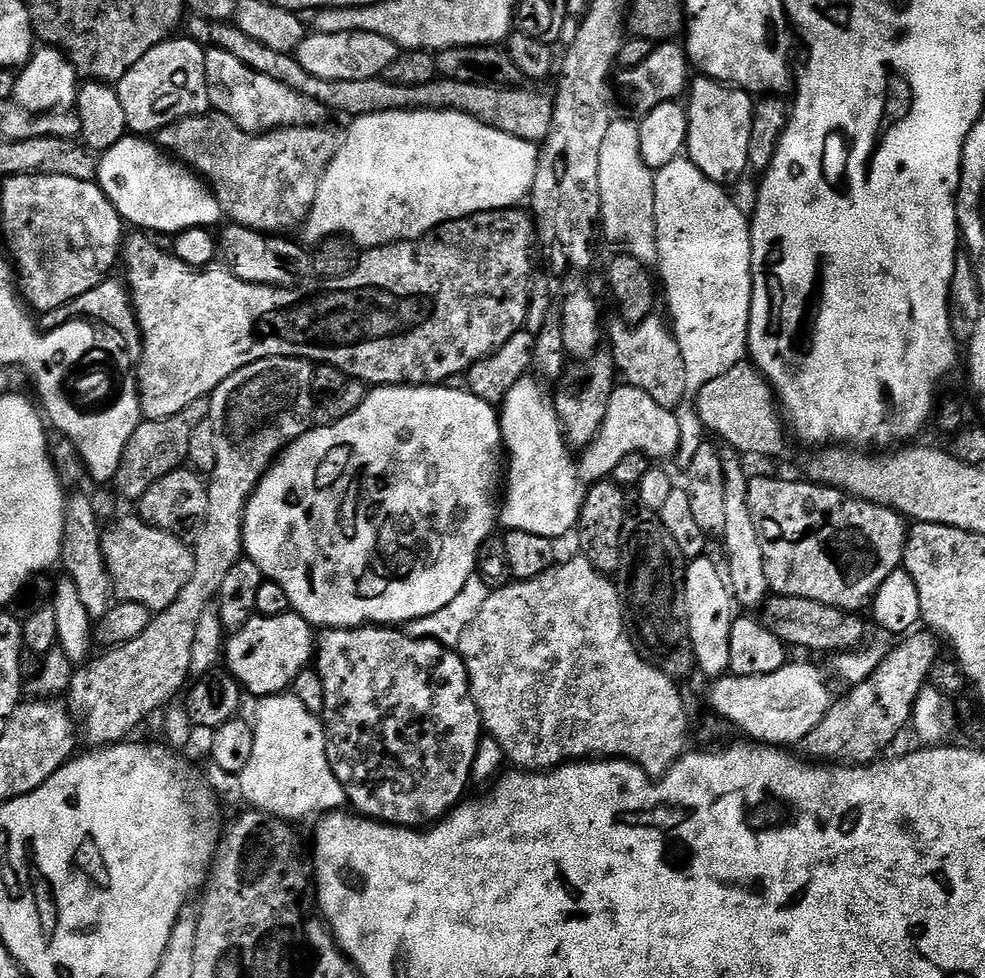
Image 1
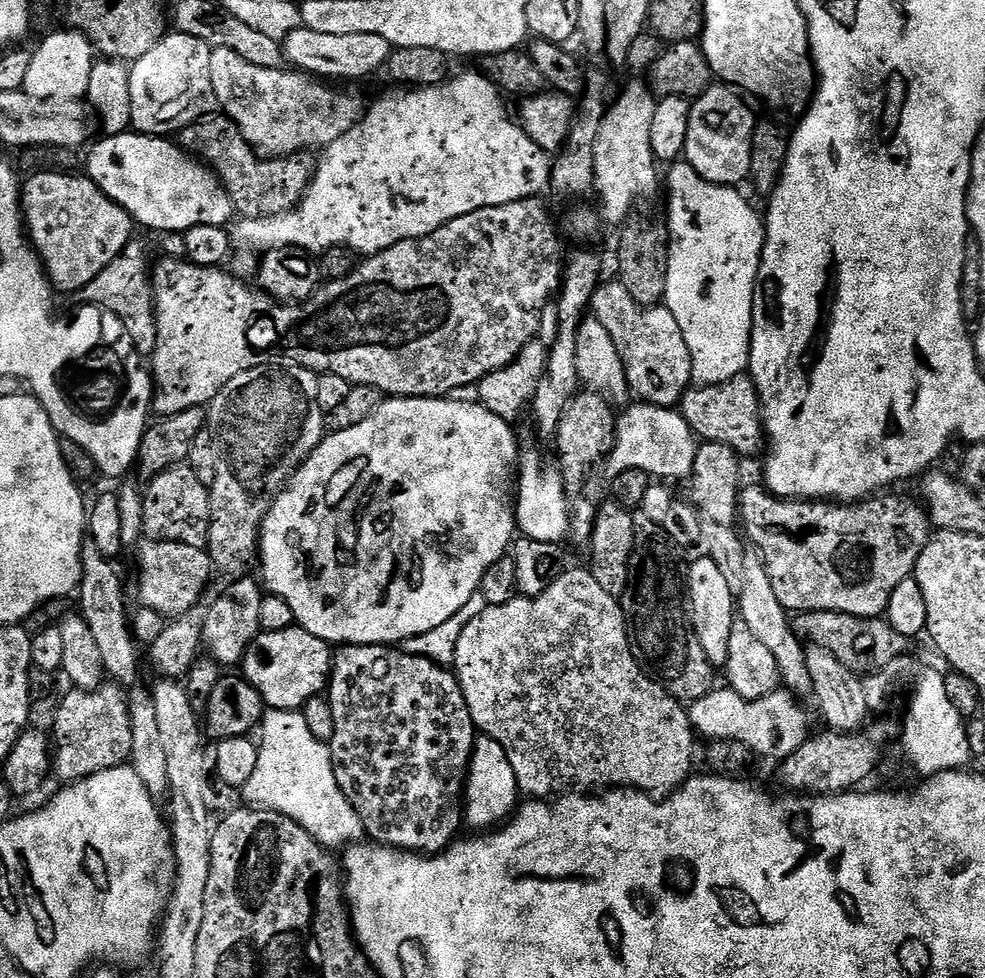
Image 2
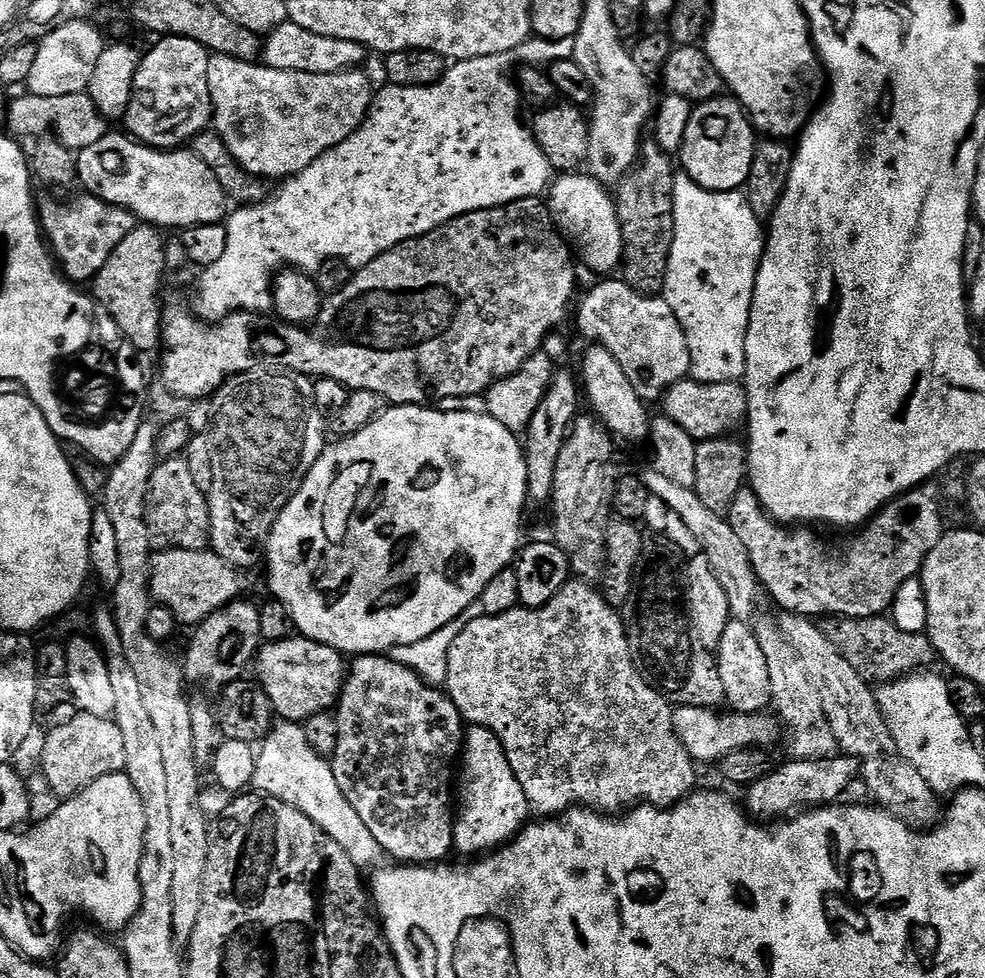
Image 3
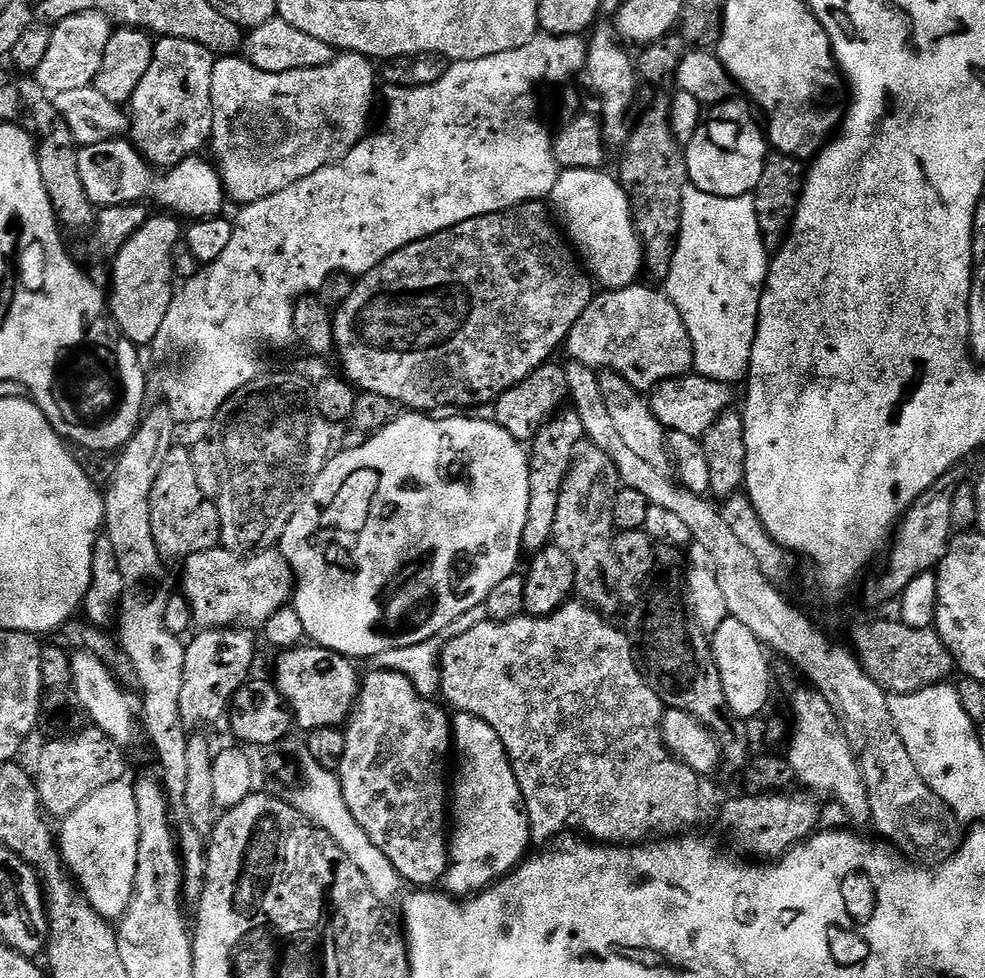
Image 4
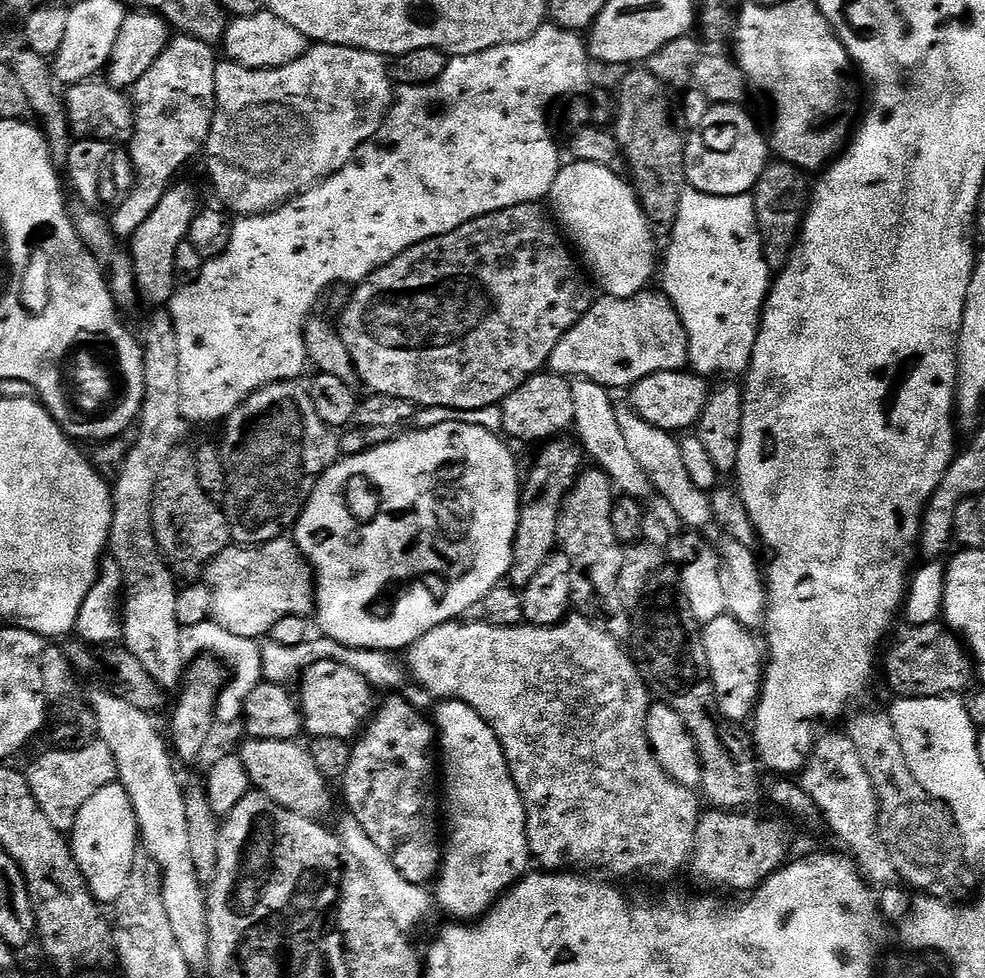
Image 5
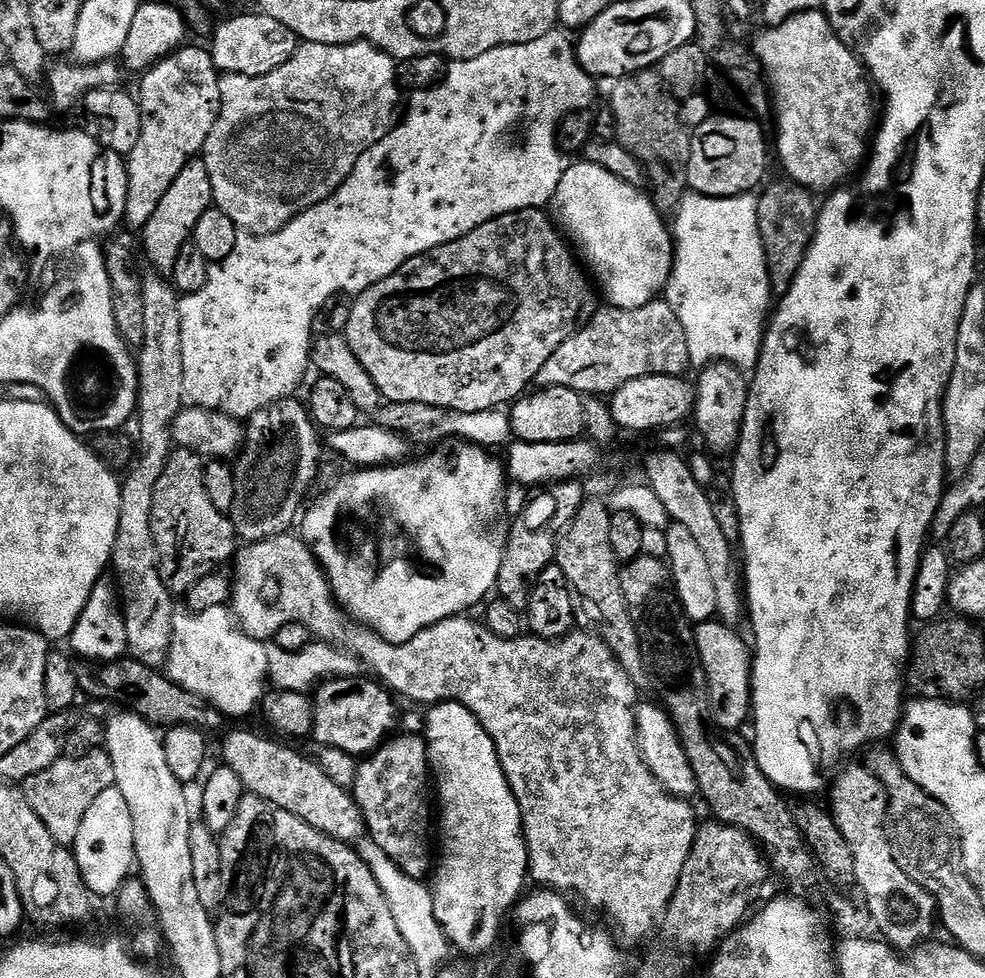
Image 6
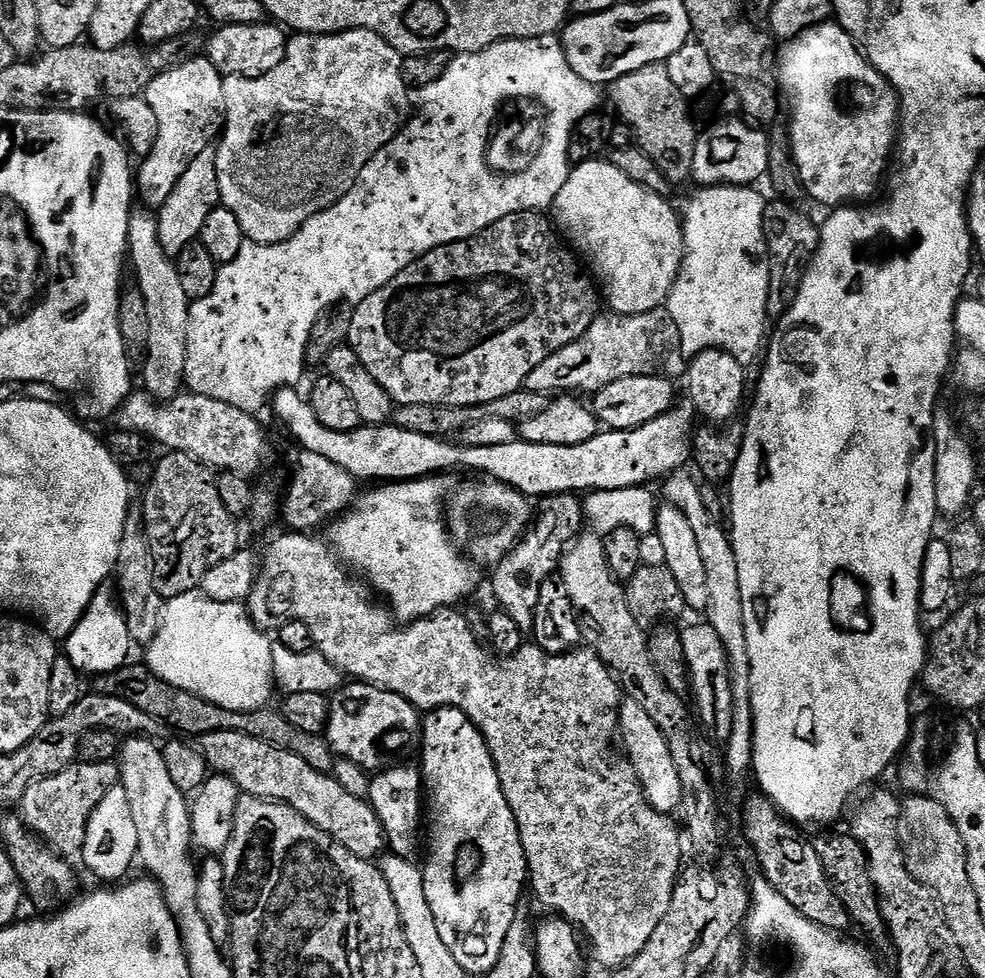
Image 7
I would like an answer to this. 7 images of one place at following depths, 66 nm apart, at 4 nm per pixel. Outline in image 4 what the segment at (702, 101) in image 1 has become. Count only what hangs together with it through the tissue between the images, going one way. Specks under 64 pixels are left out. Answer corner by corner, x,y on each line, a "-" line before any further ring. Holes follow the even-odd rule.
720,102
707,109
701,119
694,138
684,148
684,161
688,167
688,178
691,187
715,196
746,196
755,193
758,178
762,178
762,166
768,161
770,145
761,121
752,117
753,109
747,103
732,104

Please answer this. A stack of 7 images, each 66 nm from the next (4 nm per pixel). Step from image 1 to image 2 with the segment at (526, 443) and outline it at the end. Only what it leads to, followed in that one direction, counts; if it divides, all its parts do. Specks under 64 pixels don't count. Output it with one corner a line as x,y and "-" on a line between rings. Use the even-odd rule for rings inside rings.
632,402
619,413
616,421
616,444
606,461
606,468
612,474
637,468
648,473
649,477
659,478
664,482
687,481
694,470
697,447
696,433
676,408
659,408
656,404
-
528,448
518,456
518,499
516,500
516,526
527,539
538,542
554,542
560,544
563,536
570,532
570,513
568,511
568,495
564,489
564,478
559,467
544,468
544,460
536,448

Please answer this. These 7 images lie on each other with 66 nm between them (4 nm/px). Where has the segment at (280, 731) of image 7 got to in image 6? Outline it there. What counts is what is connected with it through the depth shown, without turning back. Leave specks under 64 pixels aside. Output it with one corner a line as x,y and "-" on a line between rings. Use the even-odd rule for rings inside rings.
121,658
101,663
93,667
89,676
81,679
80,691
85,697
93,696
96,700
113,700
121,704
121,709
135,712
153,726
195,726
205,733
212,734
215,728
226,723
223,712
203,700
198,694
178,686
163,671
146,666
131,658

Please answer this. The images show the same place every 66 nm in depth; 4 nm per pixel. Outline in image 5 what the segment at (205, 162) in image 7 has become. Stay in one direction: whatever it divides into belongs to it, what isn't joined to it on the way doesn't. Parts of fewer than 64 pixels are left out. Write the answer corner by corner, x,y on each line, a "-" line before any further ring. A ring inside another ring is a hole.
176,182
168,189
168,193
154,206
150,218
138,226
138,230
130,237
132,260
136,264
137,286
139,295
148,299
152,306
164,306
176,295
178,281
174,270
174,254
178,254
178,246
188,239
188,231
194,222
200,196
192,184

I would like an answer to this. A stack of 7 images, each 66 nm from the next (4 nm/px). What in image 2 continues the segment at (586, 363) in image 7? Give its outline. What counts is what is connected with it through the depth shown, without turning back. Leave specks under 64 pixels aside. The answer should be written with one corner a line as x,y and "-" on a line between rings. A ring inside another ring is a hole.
619,282
601,283
592,296
590,312
602,322
602,326
606,326
606,330
610,330
610,338
614,338
614,346
618,346
626,370
629,389
635,395
637,392
643,403
676,408
692,384
692,367
686,338
682,338
682,329
674,314
663,306
643,308
630,298
630,290

